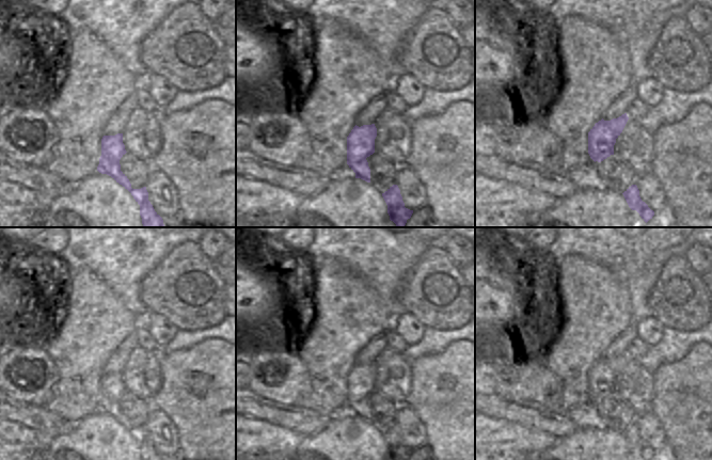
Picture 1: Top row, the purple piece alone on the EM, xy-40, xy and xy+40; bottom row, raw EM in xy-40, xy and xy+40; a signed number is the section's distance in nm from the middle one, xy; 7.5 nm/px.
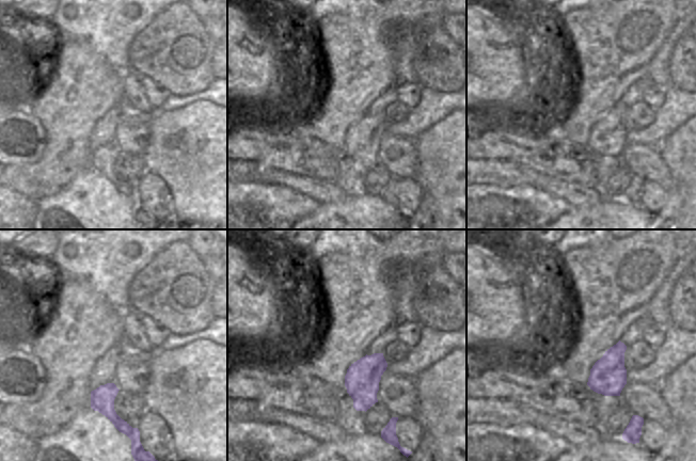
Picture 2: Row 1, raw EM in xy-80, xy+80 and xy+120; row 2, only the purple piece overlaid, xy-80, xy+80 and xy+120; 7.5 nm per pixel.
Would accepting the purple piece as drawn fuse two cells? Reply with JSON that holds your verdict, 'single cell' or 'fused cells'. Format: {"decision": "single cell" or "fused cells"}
{"decision": "single cell"}

